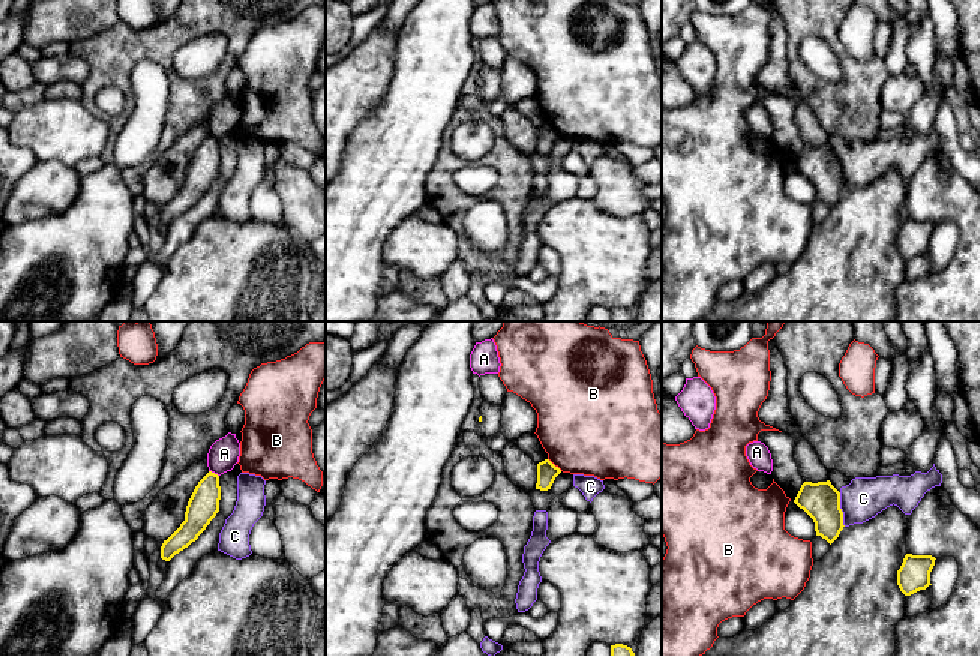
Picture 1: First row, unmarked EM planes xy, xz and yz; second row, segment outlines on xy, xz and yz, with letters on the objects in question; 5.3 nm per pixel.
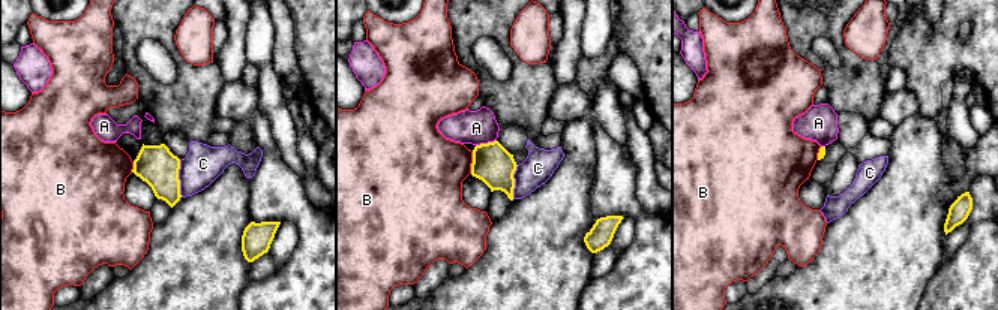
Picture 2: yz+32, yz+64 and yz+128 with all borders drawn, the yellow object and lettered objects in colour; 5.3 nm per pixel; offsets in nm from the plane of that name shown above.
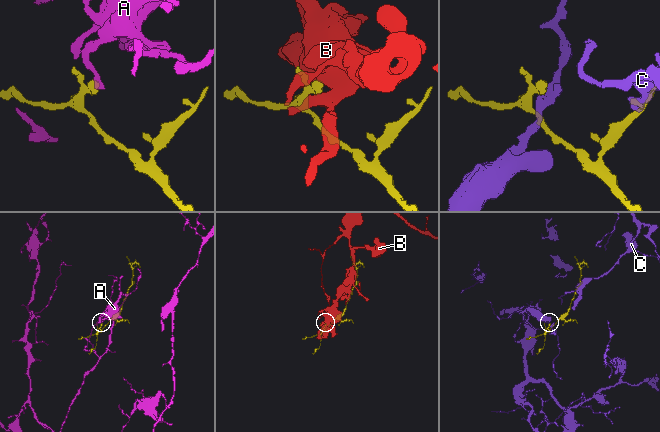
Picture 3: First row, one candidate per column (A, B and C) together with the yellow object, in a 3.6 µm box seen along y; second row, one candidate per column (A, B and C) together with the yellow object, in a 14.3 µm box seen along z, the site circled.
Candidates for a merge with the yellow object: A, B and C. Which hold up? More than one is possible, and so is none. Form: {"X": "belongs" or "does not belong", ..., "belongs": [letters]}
{"A": "does not belong", "B": "does not belong", "C": "does not belong", "belongs": []}

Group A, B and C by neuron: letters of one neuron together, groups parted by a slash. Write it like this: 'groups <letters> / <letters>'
groups A / B / C

